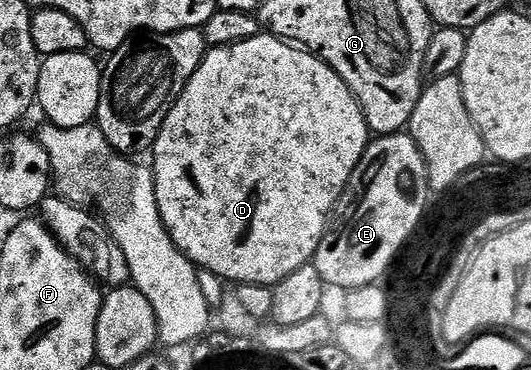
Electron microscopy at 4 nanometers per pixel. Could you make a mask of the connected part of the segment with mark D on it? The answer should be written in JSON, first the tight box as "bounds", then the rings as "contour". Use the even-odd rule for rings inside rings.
{"bounds":[152,33,372,288],"contour":[[[259,33],[256,37],[240,41],[236,45],[209,48],[206,56],[202,58],[200,69],[196,69],[184,93],[180,93],[176,105],[172,105],[152,148],[154,188],[160,217],[174,244],[190,258],[191,263],[219,275],[224,281],[230,282],[231,279],[234,285],[254,283],[257,287],[273,288],[281,279],[313,260],[323,235],[328,231],[326,218],[334,206],[334,210],[339,206],[343,198],[342,190],[349,185],[350,178],[356,175],[358,162],[361,161],[371,139],[372,132],[366,125],[362,106],[350,92],[350,86],[311,51],[269,33]]]}

